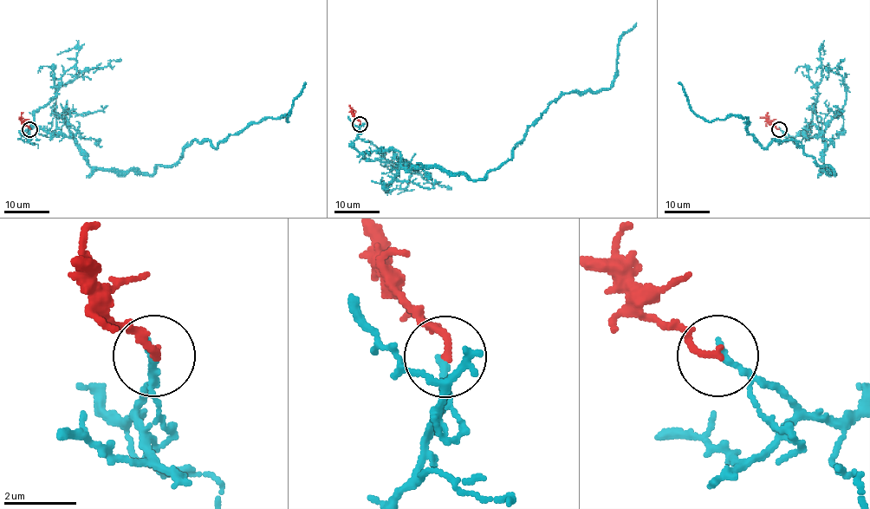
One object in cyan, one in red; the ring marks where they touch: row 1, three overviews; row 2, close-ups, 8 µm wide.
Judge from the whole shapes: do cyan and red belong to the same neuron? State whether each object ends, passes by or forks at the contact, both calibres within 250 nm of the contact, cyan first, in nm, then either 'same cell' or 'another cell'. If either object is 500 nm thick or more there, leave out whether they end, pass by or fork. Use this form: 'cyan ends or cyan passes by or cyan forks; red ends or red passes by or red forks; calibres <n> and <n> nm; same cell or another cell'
cyan passes by; red ends; calibres 140 and 200 nm; same cell

